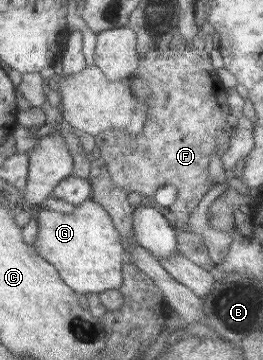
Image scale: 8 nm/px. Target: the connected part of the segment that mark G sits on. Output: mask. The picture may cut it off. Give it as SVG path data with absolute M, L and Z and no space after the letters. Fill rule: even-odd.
M93 198L80 203L77 213L61 213L49 208L38 211L38 219L40 234L35 241L37 251L61 270L63 278L75 291L86 296L125 286L129 248L107 206Z

